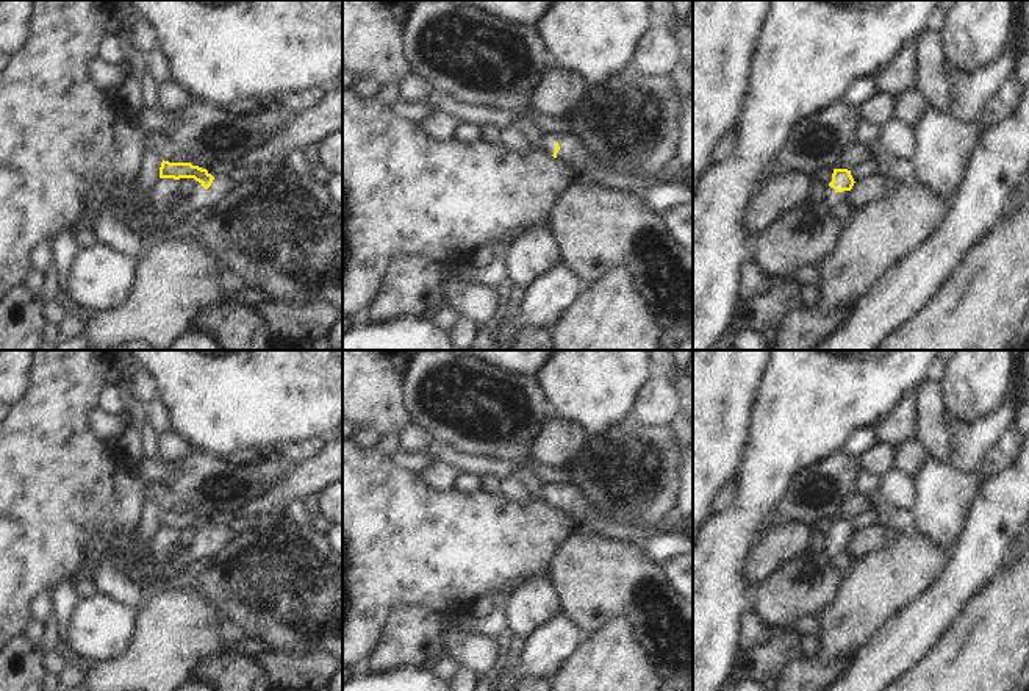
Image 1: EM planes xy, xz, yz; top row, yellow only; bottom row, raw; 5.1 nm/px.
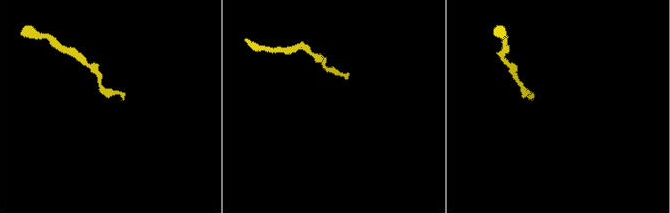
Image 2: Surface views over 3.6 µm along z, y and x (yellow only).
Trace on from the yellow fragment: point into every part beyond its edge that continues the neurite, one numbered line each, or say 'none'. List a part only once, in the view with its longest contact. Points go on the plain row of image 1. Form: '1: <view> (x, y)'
1: xz (573, 502)

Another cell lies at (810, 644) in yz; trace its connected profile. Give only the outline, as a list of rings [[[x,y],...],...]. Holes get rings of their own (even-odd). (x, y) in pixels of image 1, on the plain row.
[[[804,635],[802,639],[804,658],[818,660],[821,653],[821,639],[818,635]]]

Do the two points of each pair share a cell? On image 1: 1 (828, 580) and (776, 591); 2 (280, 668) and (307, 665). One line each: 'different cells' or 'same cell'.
1: same cell
2: same cell

